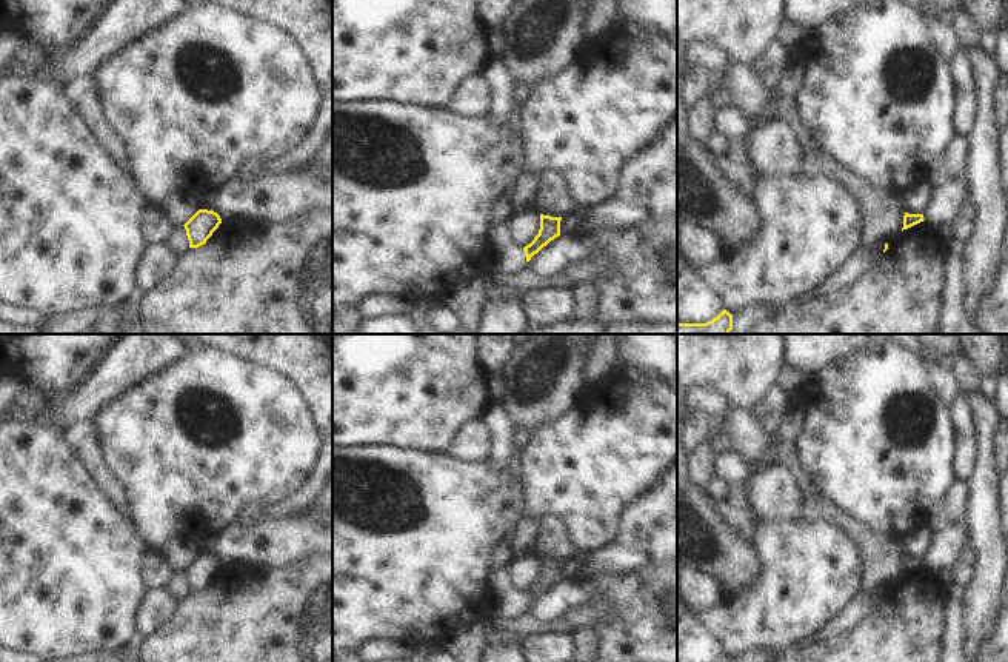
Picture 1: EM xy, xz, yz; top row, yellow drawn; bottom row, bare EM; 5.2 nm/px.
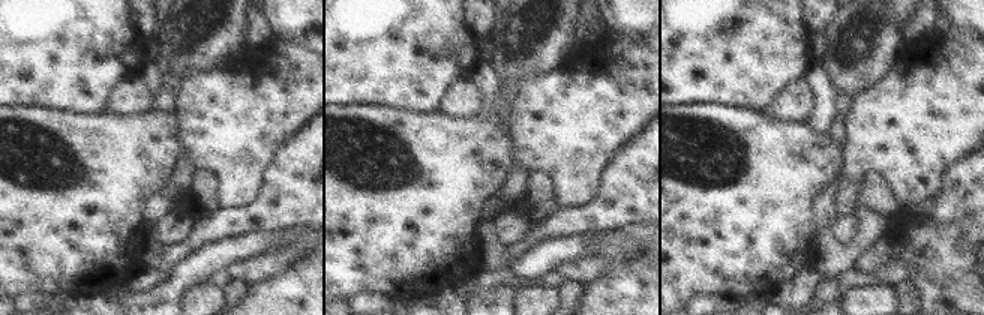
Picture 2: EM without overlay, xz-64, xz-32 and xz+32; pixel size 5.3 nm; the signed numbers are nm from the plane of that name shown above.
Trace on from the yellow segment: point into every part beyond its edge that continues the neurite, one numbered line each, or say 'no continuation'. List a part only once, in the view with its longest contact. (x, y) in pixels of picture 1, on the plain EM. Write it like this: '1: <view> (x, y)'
1: xz (504, 601)

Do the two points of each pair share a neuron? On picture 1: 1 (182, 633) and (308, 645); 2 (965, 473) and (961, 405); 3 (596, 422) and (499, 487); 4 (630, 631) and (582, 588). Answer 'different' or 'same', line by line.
1: same
2: same
3: different
4: different

